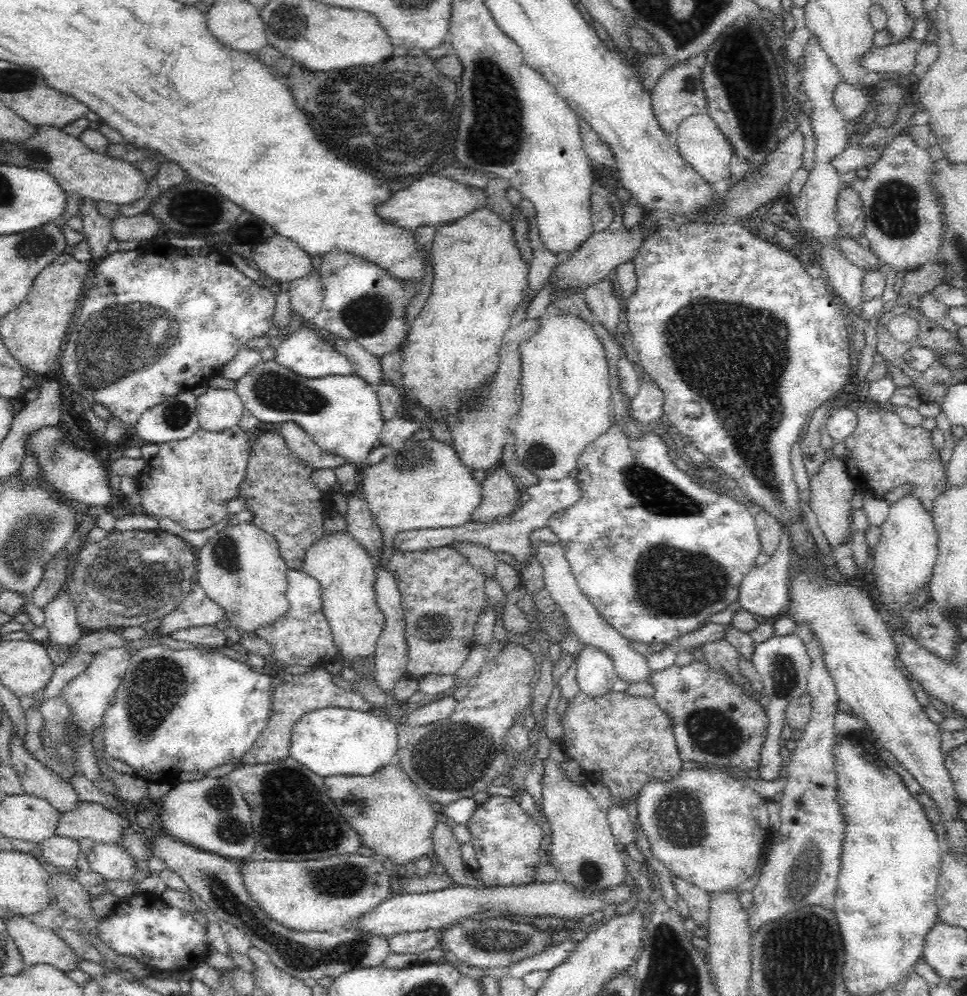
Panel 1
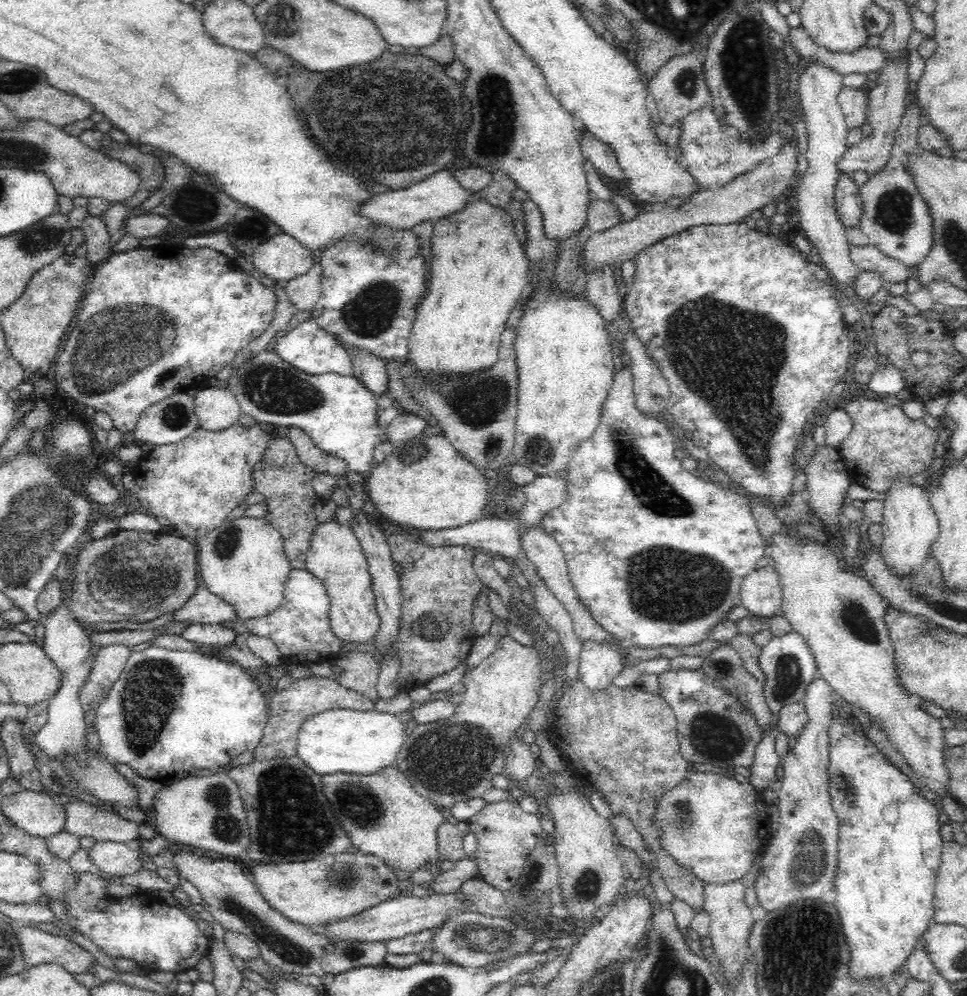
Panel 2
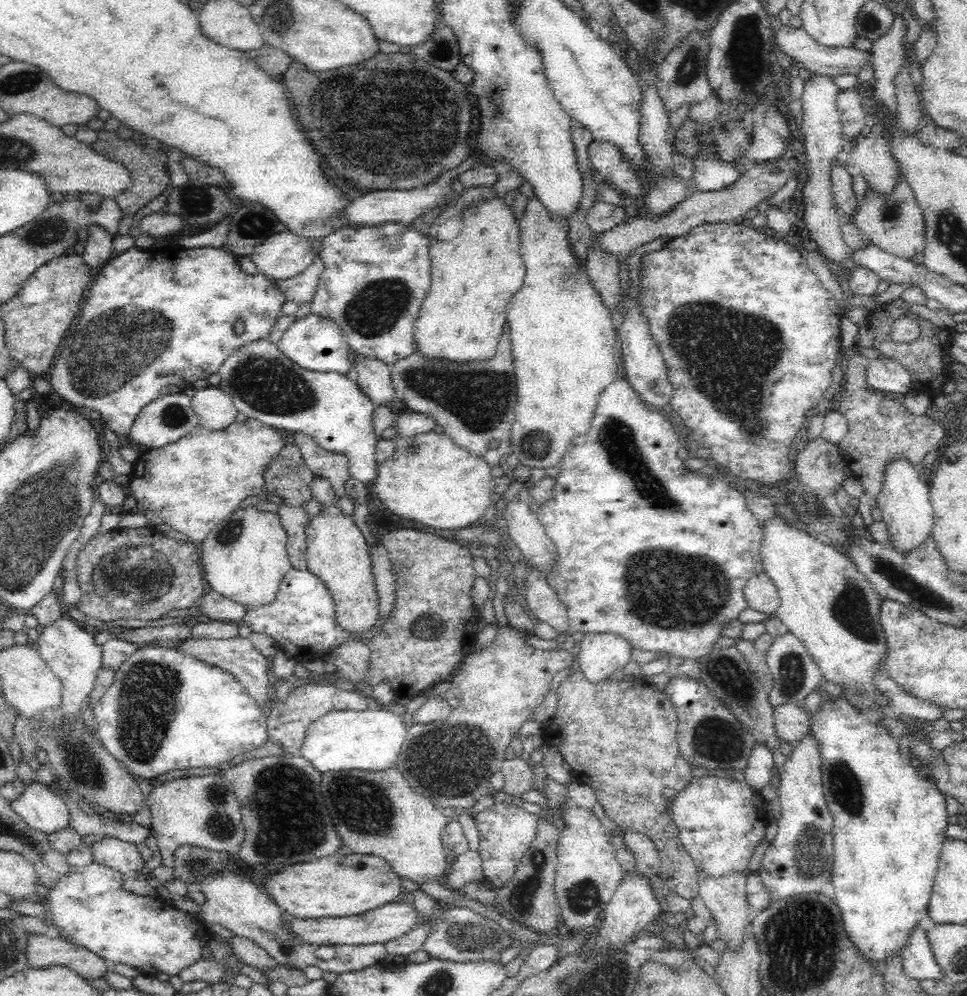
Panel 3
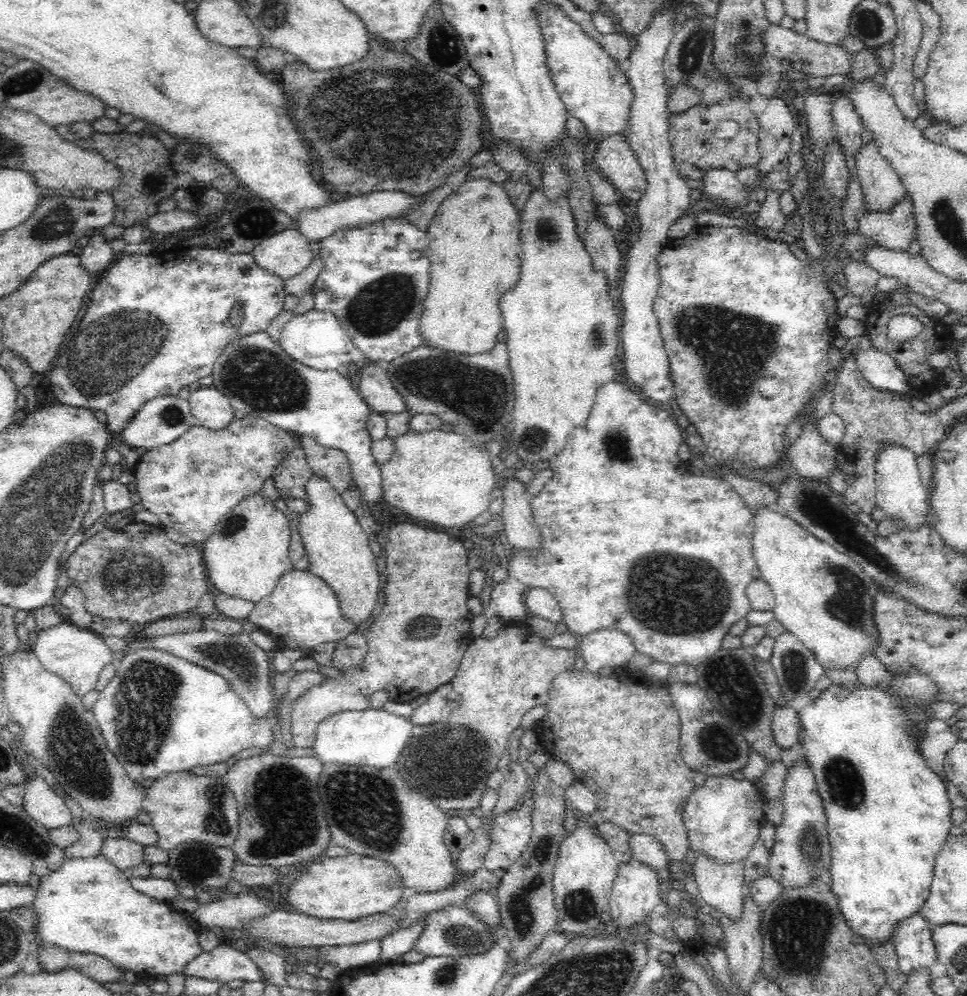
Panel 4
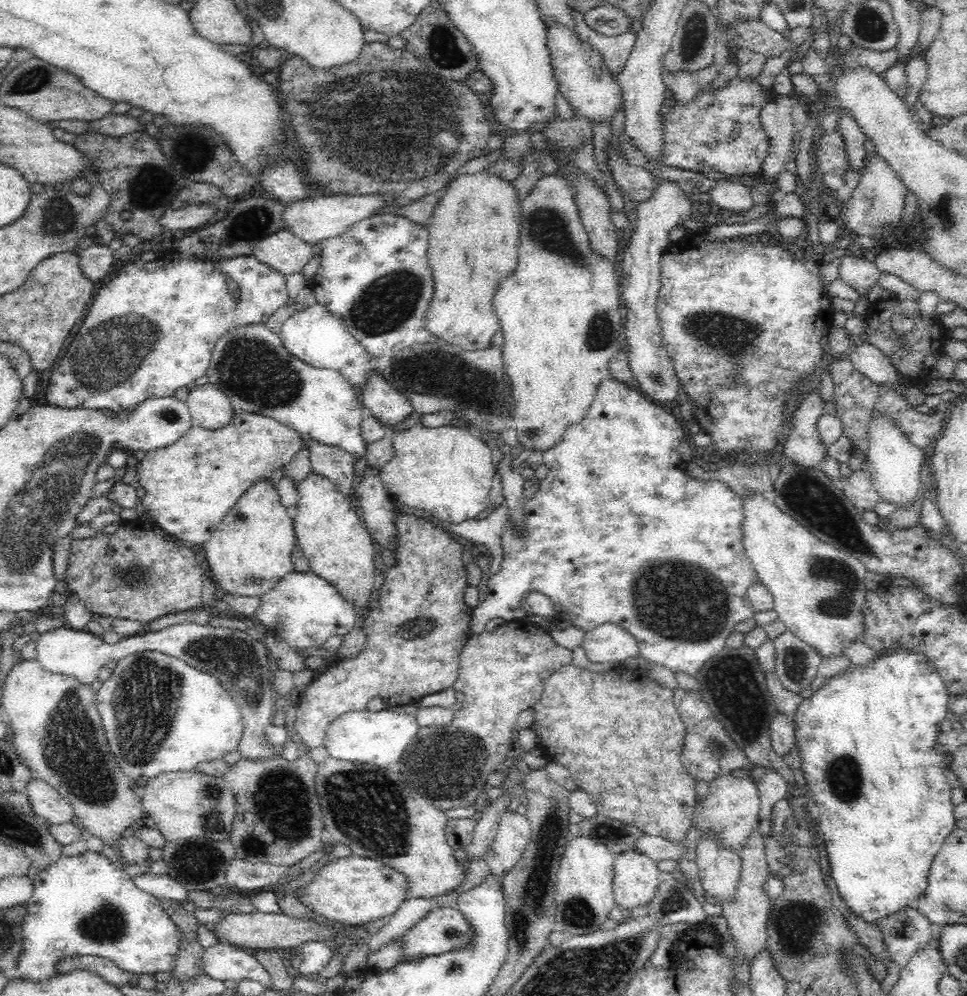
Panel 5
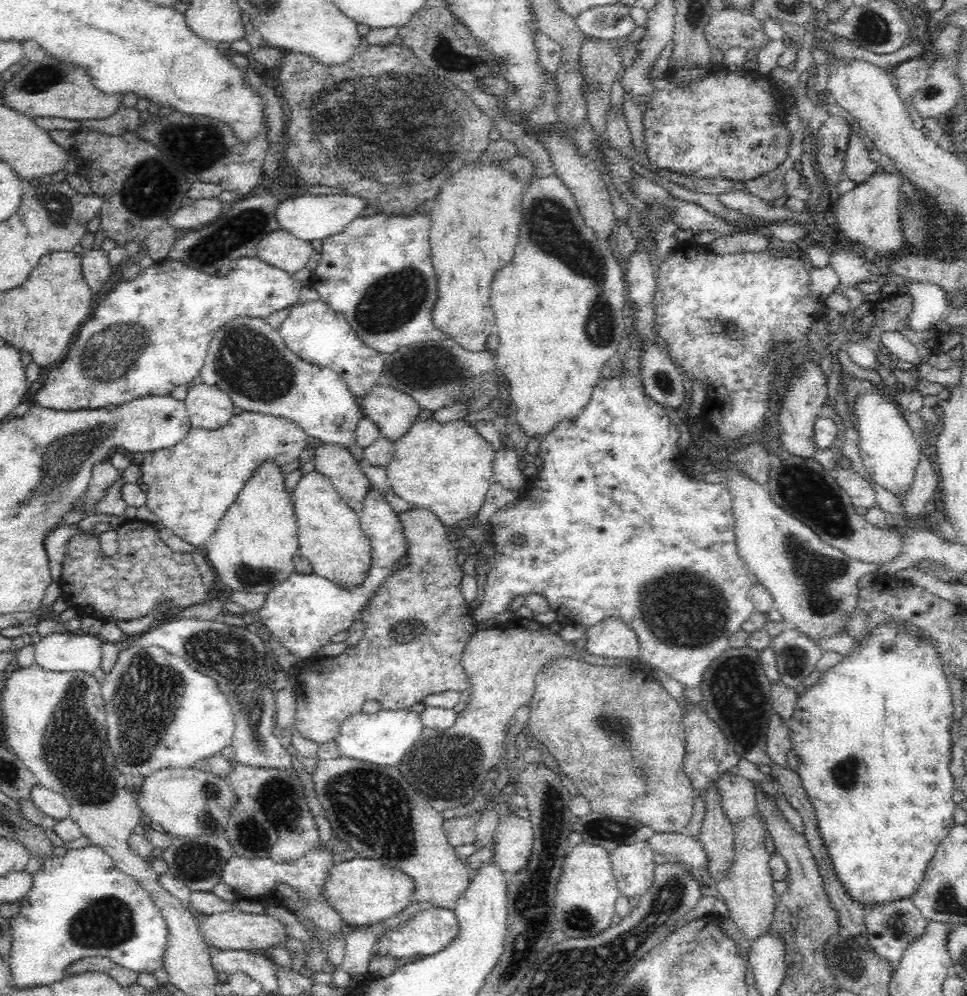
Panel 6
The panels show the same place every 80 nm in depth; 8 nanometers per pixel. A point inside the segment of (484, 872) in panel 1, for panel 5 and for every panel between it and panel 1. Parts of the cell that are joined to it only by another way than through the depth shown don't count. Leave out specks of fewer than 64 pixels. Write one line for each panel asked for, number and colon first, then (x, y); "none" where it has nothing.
2: (505, 834)
3: (506, 831)
4: (510, 831)
5: (514, 832)

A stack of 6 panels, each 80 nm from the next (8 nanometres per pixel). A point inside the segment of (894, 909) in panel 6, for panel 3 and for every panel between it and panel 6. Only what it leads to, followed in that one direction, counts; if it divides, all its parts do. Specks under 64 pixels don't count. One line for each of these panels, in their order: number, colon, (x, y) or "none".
3: (918, 961)
4: (912, 939)
5: (905, 933)

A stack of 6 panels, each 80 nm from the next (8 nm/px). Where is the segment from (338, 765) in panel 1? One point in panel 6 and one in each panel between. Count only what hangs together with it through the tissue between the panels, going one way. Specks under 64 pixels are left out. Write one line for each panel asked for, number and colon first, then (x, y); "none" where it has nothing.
2: (339, 741)
3: (370, 740)
4: (375, 738)
5: (380, 738)
6: (382, 738)

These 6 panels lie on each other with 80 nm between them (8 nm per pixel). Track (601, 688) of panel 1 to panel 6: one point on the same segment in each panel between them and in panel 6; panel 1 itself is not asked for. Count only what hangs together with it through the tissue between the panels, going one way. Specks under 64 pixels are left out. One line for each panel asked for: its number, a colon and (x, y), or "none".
2: (600, 664)
3: (601, 655)
4: (604, 649)
5: (608, 643)
6: (610, 639)

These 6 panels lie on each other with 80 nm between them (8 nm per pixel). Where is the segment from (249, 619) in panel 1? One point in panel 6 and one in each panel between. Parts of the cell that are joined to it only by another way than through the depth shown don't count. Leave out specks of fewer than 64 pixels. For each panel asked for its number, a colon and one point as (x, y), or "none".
2: (243, 562)
3: (244, 559)
4: (247, 554)
5: (250, 550)
6: (251, 551)

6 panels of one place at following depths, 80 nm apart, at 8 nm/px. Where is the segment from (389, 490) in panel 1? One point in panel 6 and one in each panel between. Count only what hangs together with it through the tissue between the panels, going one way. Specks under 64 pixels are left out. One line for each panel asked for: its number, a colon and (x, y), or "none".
2: (425, 483)
3: (428, 479)
4: (439, 477)
5: (447, 472)
6: (447, 468)

